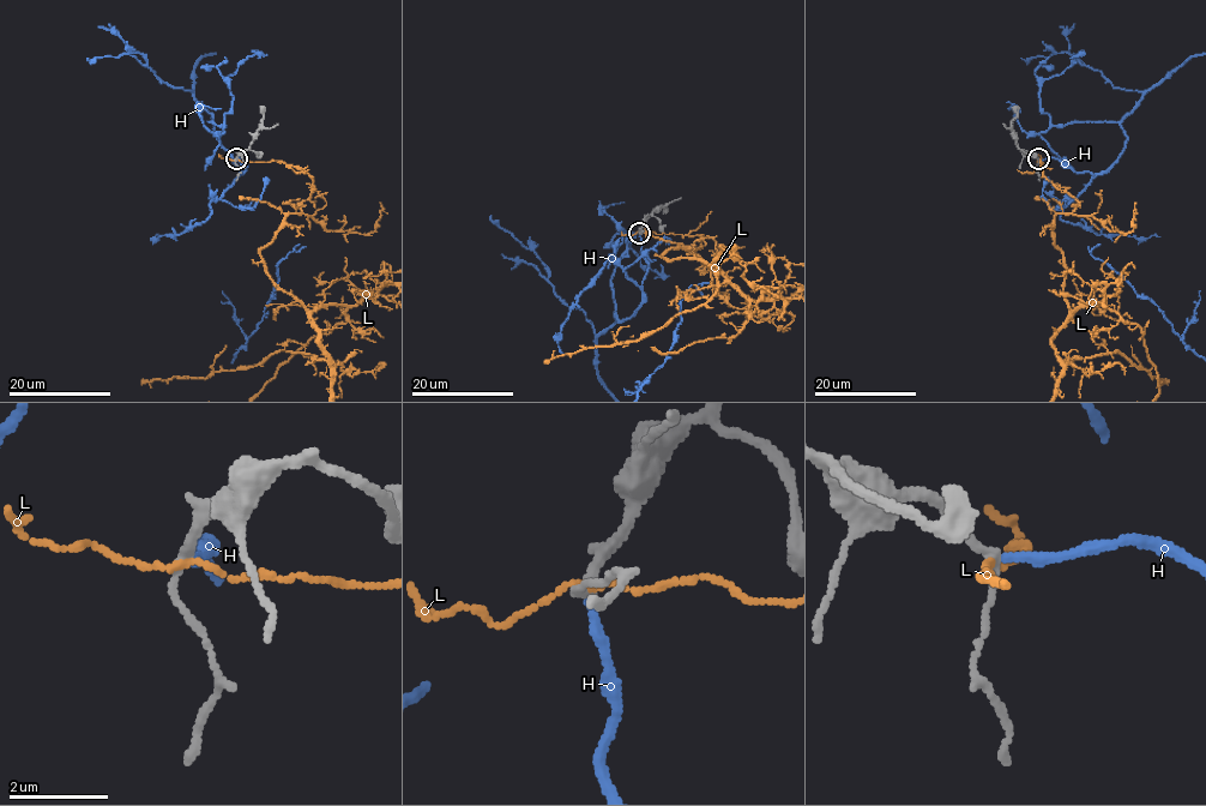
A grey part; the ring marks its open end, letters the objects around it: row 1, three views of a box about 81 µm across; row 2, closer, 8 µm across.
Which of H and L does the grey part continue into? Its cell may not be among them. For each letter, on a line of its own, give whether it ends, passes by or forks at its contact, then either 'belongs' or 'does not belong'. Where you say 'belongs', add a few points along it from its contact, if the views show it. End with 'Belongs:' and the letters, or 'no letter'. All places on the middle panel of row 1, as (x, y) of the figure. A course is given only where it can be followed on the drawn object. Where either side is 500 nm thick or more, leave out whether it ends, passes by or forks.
H: it ends there; belongs
L: it passes by; does not belong
Belongs: H

